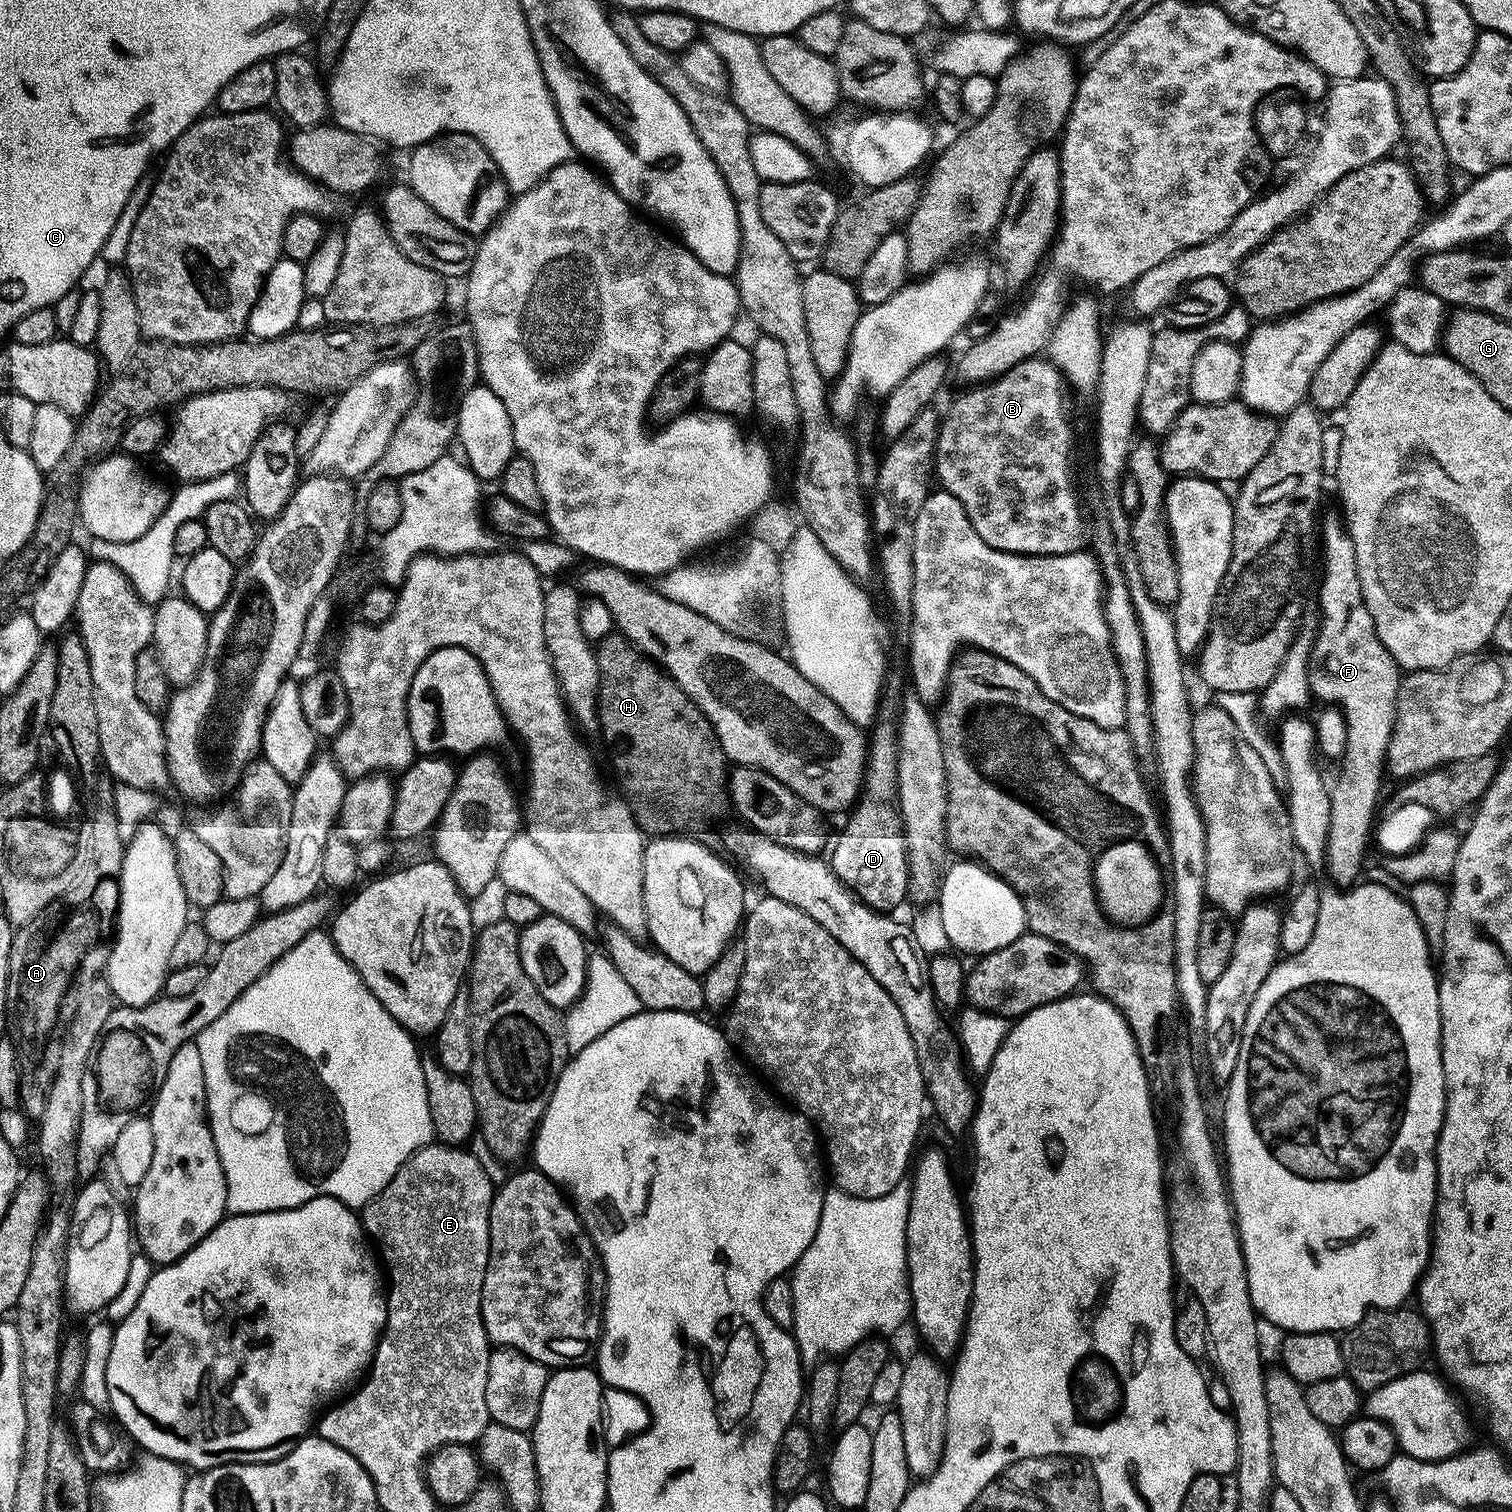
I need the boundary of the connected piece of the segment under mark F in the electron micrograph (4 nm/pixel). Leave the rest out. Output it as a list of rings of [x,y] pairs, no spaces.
[[[1328,516],[1324,520],[1324,581],[1320,584],[1320,608],[1324,611],[1324,621],[1320,624],[1320,633],[1315,634],[1312,646],[1309,670],[1311,672],[1311,695],[1316,700],[1325,700],[1328,706],[1335,706],[1344,713],[1348,727],[1346,754],[1339,761],[1340,773],[1336,776],[1336,785],[1331,785],[1332,805],[1330,806],[1330,824],[1327,846],[1326,876],[1333,880],[1335,887],[1348,890],[1361,879],[1364,872],[1364,859],[1368,856],[1368,838],[1373,837],[1377,823],[1376,807],[1380,804],[1380,791],[1386,781],[1388,766],[1388,747],[1392,741],[1392,731],[1396,725],[1396,703],[1400,693],[1402,669],[1396,660],[1382,646],[1376,633],[1374,618],[1364,601],[1362,584],[1358,578],[1354,544],[1348,537],[1343,519]]]

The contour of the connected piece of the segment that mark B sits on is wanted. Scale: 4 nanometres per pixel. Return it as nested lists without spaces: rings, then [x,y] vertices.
[[[1047,358],[1027,360],[1014,366],[1005,376],[996,380],[989,380],[979,386],[973,387],[952,408],[952,413],[946,416],[940,429],[940,443],[938,455],[934,460],[934,472],[938,477],[939,487],[949,492],[966,510],[970,522],[974,526],[978,538],[986,542],[999,552],[1009,552],[1015,556],[1069,556],[1081,551],[1084,545],[1084,512],[1080,509],[1080,496],[1076,493],[1076,484],[1072,481],[1072,447],[1076,444],[1076,432],[1072,429],[1072,419],[1076,416],[1076,400],[1072,397],[1073,389],[1064,373],[1052,364]]]

